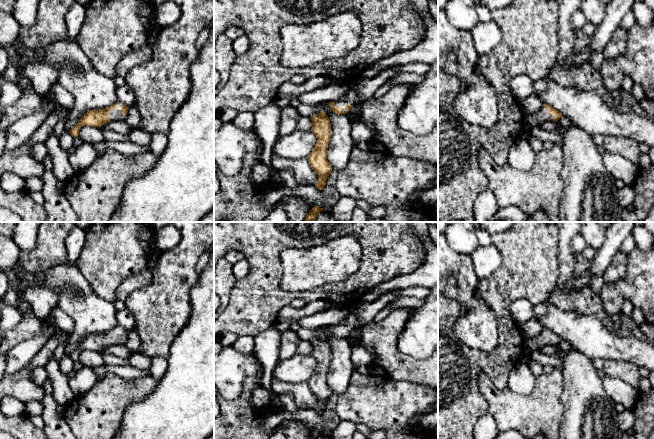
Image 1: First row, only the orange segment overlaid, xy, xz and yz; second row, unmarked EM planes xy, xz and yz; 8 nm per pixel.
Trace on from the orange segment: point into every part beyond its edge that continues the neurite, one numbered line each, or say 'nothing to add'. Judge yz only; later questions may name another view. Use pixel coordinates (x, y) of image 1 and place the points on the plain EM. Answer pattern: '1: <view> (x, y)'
1: yz (537, 342)

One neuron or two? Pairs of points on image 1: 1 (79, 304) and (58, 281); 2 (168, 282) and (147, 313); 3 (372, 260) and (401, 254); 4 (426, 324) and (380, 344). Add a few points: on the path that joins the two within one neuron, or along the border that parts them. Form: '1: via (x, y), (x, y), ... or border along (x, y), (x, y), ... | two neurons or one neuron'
1: via (75, 298), (64, 287) | one neuron
2: via (168, 290), (155, 305) | one neuron
3: via (379, 260), (386, 254), (394, 254) | one neuron
4: border along (410, 315), (397, 340), (397, 348), (408, 356) | two neurons

